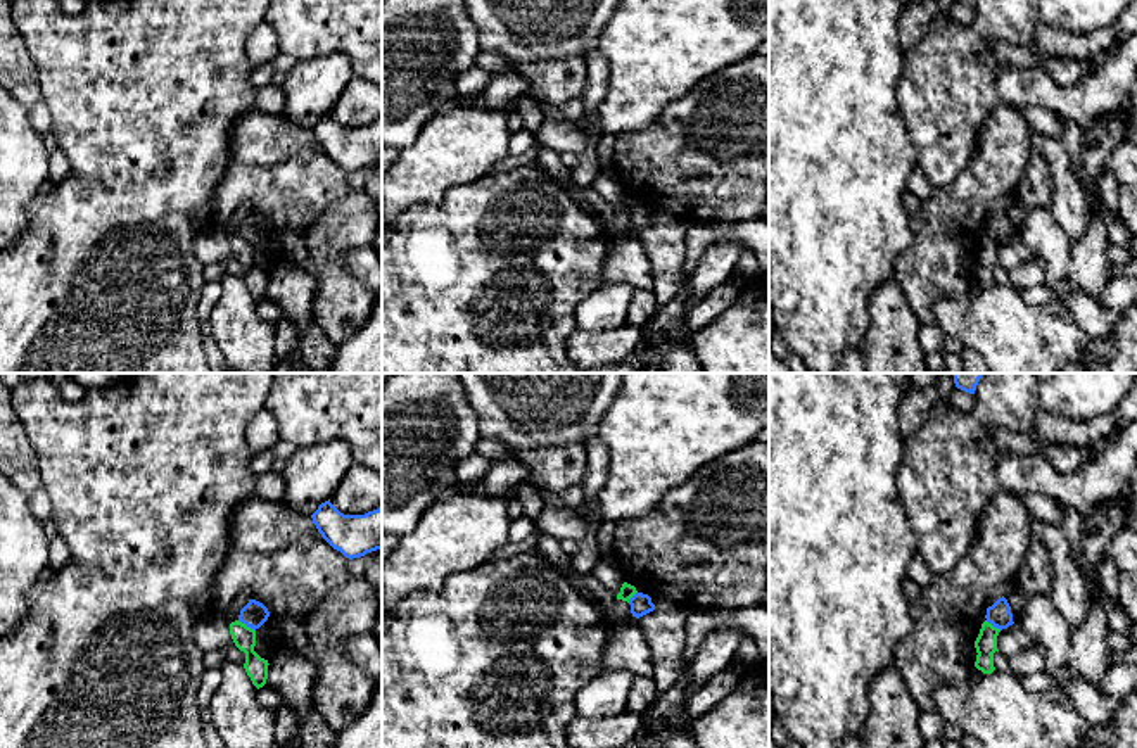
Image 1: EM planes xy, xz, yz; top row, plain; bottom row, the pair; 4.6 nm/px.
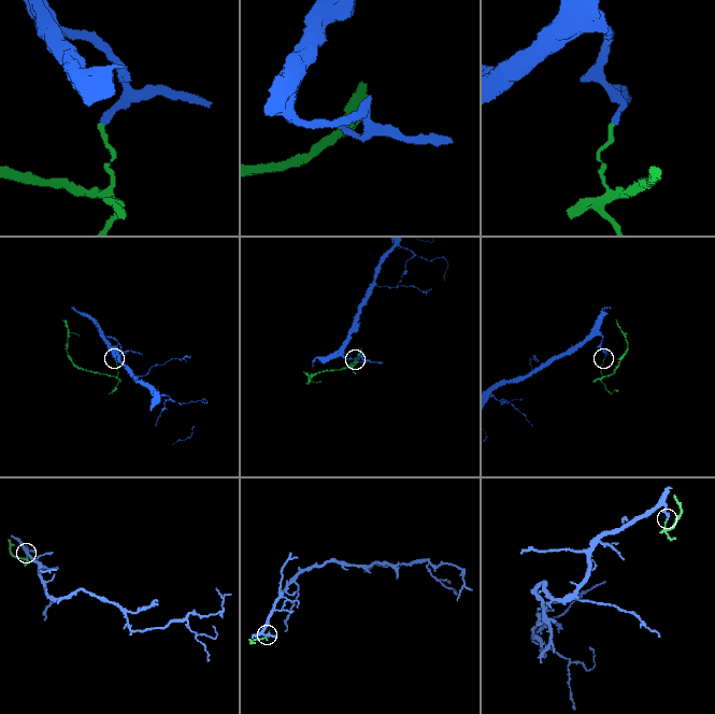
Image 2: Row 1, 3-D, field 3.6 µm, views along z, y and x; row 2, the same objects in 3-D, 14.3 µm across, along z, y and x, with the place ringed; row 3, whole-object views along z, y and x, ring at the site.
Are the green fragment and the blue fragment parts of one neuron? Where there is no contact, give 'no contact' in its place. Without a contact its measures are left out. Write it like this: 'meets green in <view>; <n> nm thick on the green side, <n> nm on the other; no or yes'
meets green in xy; 110 nm thick on the green side, 120 nm on the other; no

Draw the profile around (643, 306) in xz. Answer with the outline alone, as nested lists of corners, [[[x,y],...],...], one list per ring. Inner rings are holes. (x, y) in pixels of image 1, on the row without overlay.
[[[638,288],[627,309],[626,323],[632,326],[645,326],[658,309],[653,288]]]

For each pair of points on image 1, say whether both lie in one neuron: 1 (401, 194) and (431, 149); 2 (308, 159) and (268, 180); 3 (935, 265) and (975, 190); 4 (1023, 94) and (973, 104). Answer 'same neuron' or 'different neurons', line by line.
1: same neuron
2: same neuron
3: same neuron
4: different neurons

